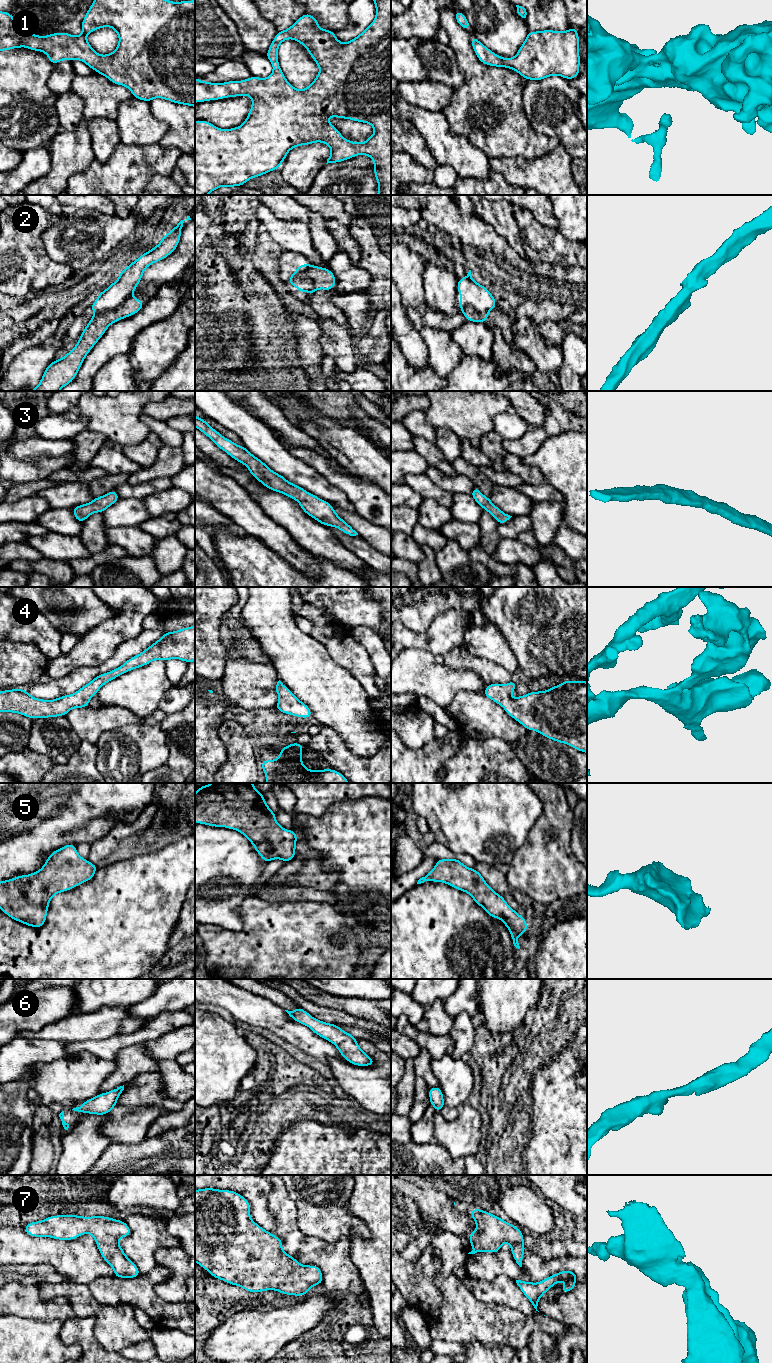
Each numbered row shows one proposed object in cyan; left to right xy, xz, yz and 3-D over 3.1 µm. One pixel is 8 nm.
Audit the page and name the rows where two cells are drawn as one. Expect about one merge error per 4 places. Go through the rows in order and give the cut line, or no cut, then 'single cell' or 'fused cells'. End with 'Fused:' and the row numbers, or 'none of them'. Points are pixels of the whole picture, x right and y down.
1: cut none; single cell
2: cut xy (130, 296), (115, 308), (103, 310), (95, 314); fused cells
3: cut none; single cell
4: cut none; single cell
5: cut none; single cell
6: cut none; single cell
7: cut none; single cell
Fused: 2

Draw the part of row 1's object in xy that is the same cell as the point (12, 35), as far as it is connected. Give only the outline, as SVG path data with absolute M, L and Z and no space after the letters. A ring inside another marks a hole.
M95 0L88 9L82 21L81 27L82 34L79 36L74 36L67 32L52 33L47 36L38 36L33 33L27 34L26 29L22 28L15 21L11 13L0 11L0 52L3 50L11 50L24 46L30 50L41 51L47 54L49 61L54 65L64 59L71 62L78 59L88 65L91 69L95 70L98 74L107 77L112 83L127 87L132 92L133 97L136 99L150 102L154 98L162 98L176 104L183 104L195 107L195 0L180 2L172 2L169 0ZM103 27L113 28L119 36L119 43L117 48L114 52L107 55L101 55L95 52L86 39L86 36L89 33Z

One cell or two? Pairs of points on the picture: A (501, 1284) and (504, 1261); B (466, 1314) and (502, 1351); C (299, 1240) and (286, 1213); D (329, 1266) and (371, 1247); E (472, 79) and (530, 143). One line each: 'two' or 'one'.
A: two
B: two
C: one
D: two
E: one

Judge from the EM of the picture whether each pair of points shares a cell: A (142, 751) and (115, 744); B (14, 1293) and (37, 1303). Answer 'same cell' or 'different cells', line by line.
A: same cell
B: same cell

